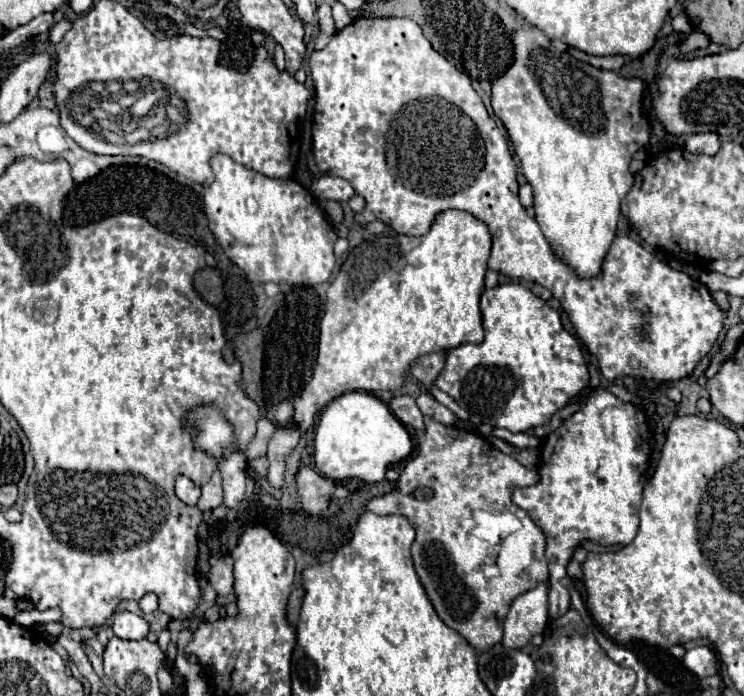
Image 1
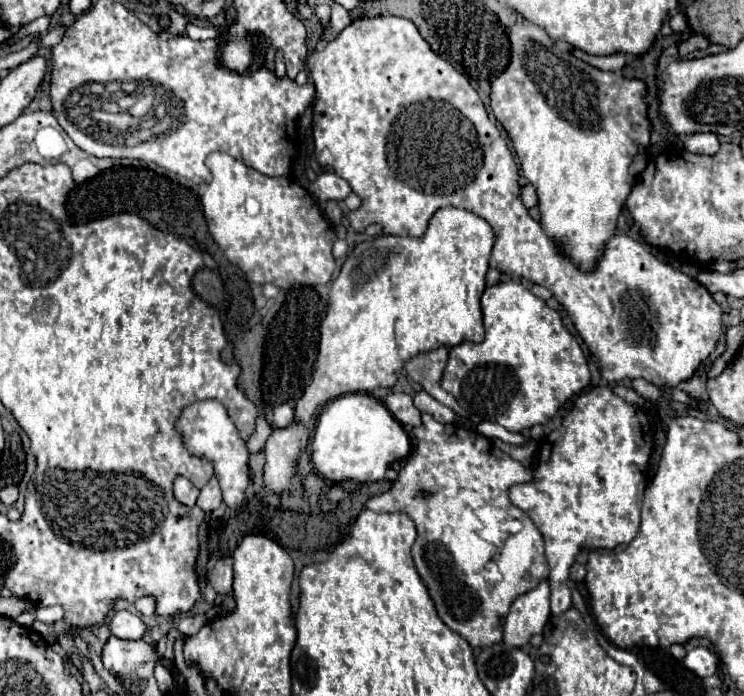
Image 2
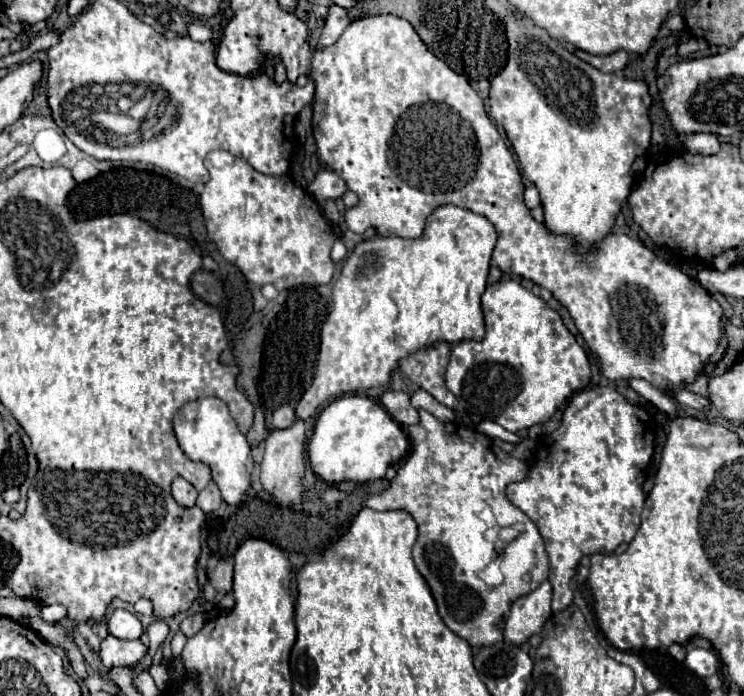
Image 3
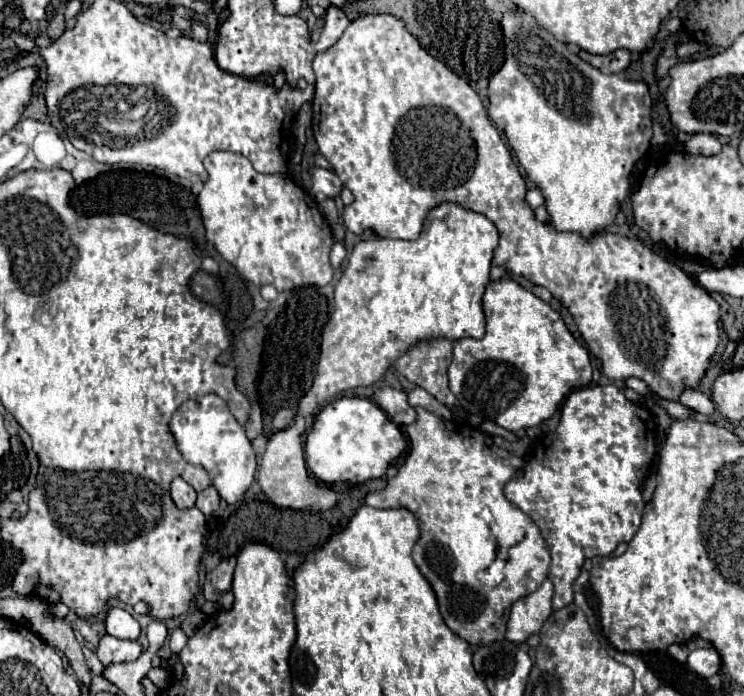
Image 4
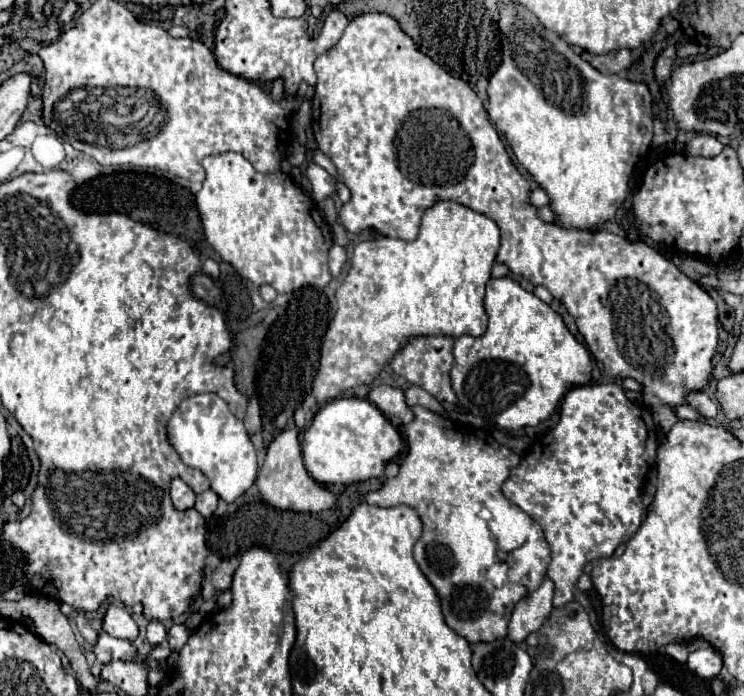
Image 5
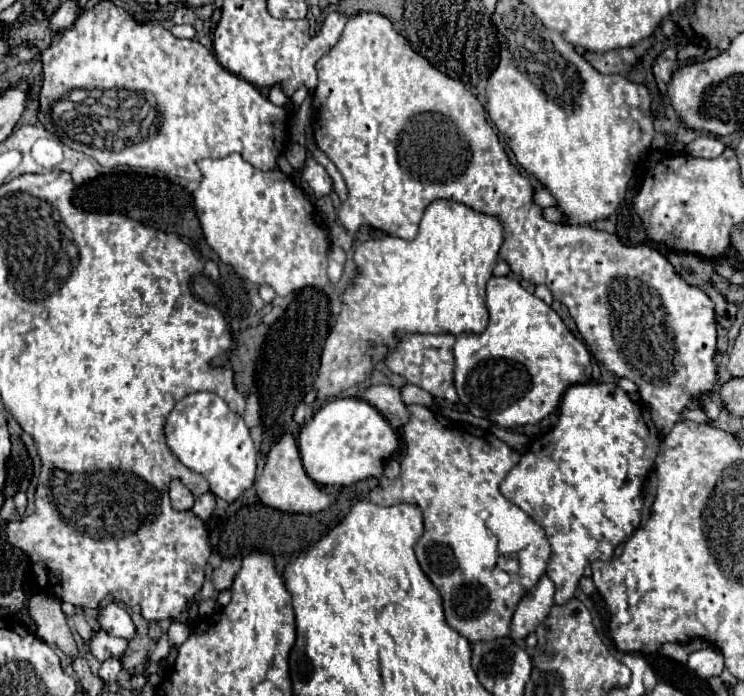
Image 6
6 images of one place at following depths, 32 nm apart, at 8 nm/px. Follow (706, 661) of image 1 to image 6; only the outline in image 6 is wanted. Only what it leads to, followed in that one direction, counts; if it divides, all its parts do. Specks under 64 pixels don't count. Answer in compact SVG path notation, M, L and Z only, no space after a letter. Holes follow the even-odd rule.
M704 648L698 652L692 652L688 658L688 668L696 672L700 678L712 678L720 676L724 668L724 656L716 648Z

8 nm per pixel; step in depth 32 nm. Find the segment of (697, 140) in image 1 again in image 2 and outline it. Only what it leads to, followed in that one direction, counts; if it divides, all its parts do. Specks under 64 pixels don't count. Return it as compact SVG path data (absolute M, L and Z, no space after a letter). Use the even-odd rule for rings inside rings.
M692 134L684 142L684 148L694 154L716 154L720 148L716 134Z

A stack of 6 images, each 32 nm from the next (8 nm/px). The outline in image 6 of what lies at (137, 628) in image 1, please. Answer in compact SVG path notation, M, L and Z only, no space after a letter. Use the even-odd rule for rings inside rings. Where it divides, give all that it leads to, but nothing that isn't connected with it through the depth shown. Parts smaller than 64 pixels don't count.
M108 604L102 610L100 626L110 636L118 636L118 638L126 638L126 640L132 640L136 636L136 626L134 626L130 614L124 608L120 608L118 604Z

